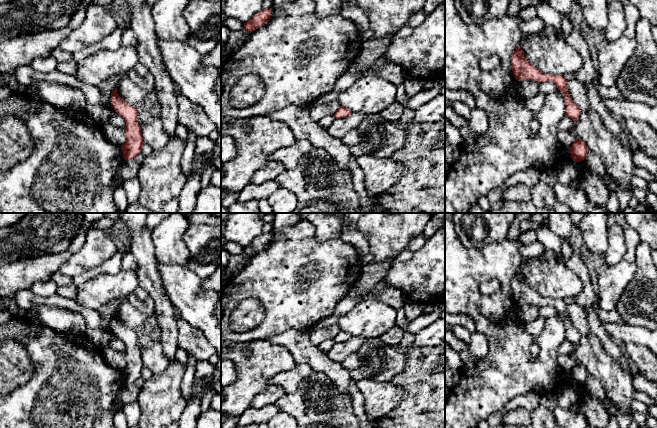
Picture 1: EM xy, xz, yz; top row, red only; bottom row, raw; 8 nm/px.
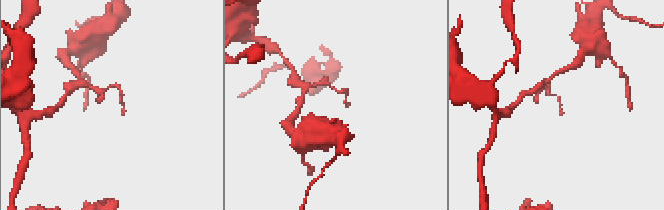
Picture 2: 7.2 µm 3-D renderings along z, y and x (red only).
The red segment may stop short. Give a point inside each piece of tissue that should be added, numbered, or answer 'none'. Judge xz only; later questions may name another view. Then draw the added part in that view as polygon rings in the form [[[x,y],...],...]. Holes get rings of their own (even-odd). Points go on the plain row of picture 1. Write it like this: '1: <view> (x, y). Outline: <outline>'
none

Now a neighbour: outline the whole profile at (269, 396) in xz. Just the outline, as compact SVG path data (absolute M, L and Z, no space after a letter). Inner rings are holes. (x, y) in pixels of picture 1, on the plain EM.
M268 385L253 398L250 407L253 409L261 409L267 405L274 405L285 394L286 391L282 387Z

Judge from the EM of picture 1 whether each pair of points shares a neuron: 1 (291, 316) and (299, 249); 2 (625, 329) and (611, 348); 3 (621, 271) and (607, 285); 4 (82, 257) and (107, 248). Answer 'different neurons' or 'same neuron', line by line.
1: same neuron
2: different neurons
3: same neuron
4: same neuron

